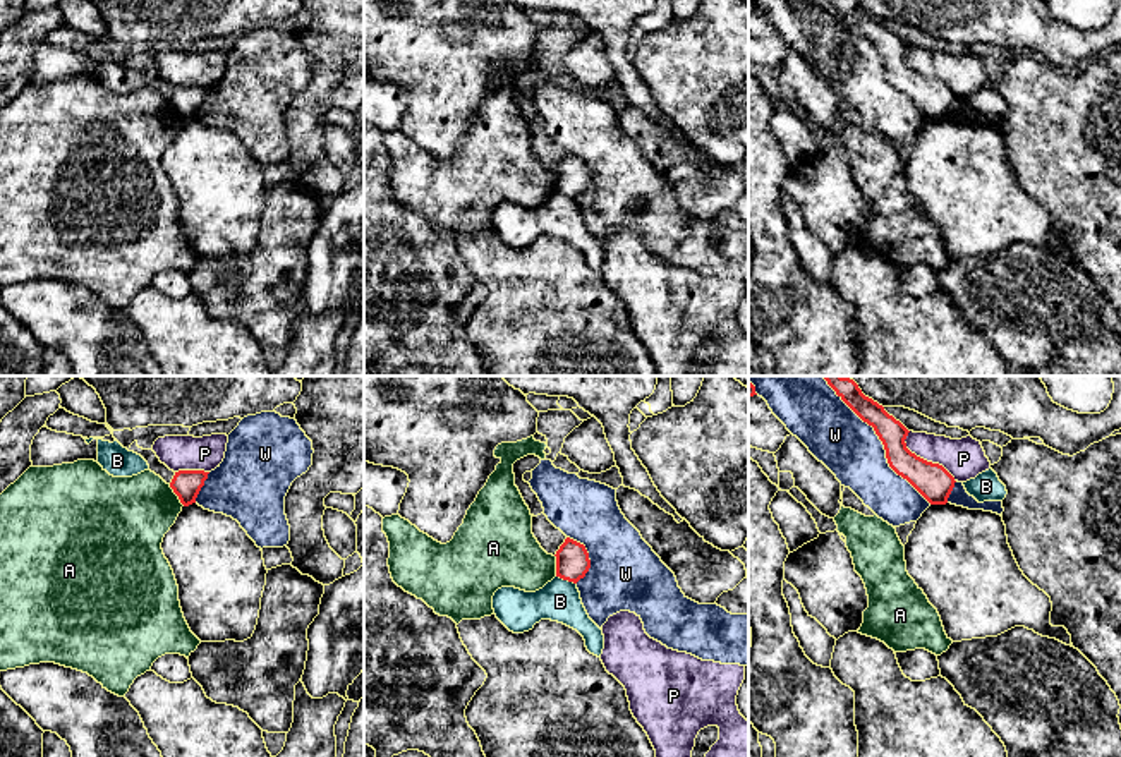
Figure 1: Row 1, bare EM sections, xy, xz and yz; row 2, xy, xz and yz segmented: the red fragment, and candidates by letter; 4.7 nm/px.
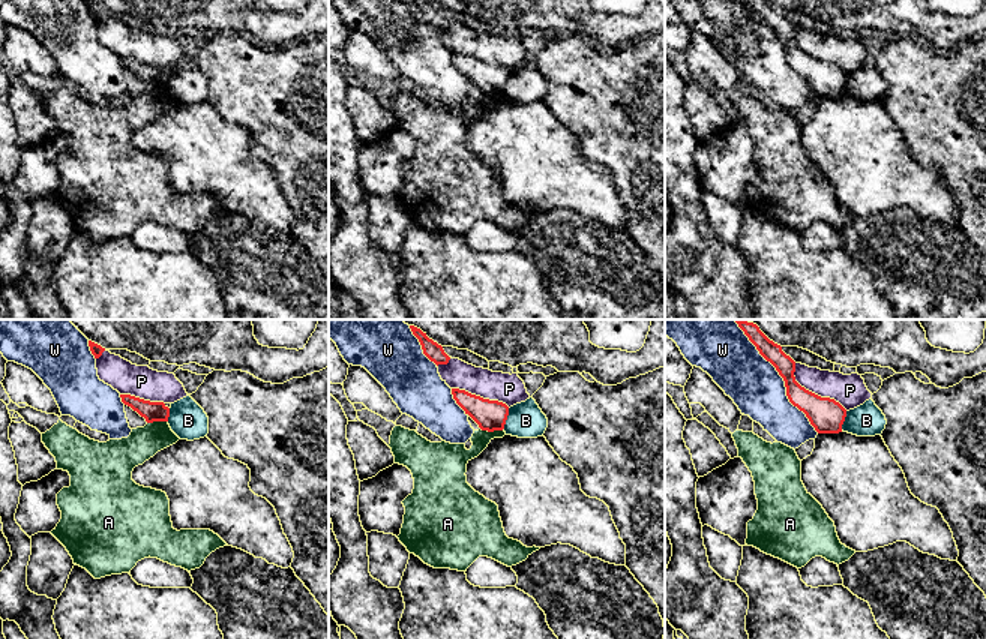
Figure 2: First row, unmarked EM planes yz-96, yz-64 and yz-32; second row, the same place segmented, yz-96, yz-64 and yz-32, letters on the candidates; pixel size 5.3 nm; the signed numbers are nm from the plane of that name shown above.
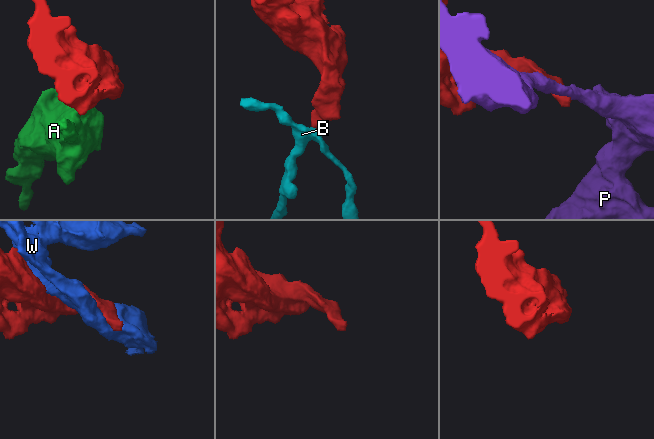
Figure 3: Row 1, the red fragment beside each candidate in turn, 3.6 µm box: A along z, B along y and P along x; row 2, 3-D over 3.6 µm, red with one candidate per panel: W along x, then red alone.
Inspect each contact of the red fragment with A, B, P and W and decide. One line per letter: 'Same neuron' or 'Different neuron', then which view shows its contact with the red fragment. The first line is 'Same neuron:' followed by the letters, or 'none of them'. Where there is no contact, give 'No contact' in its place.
Same neuron: none of them
A: Different neuron. Touches red in xy
B: Different neuron. Touches red in xz
P: Different neuron. Touches red in yz
W: Different neuron. Touches red in yz

